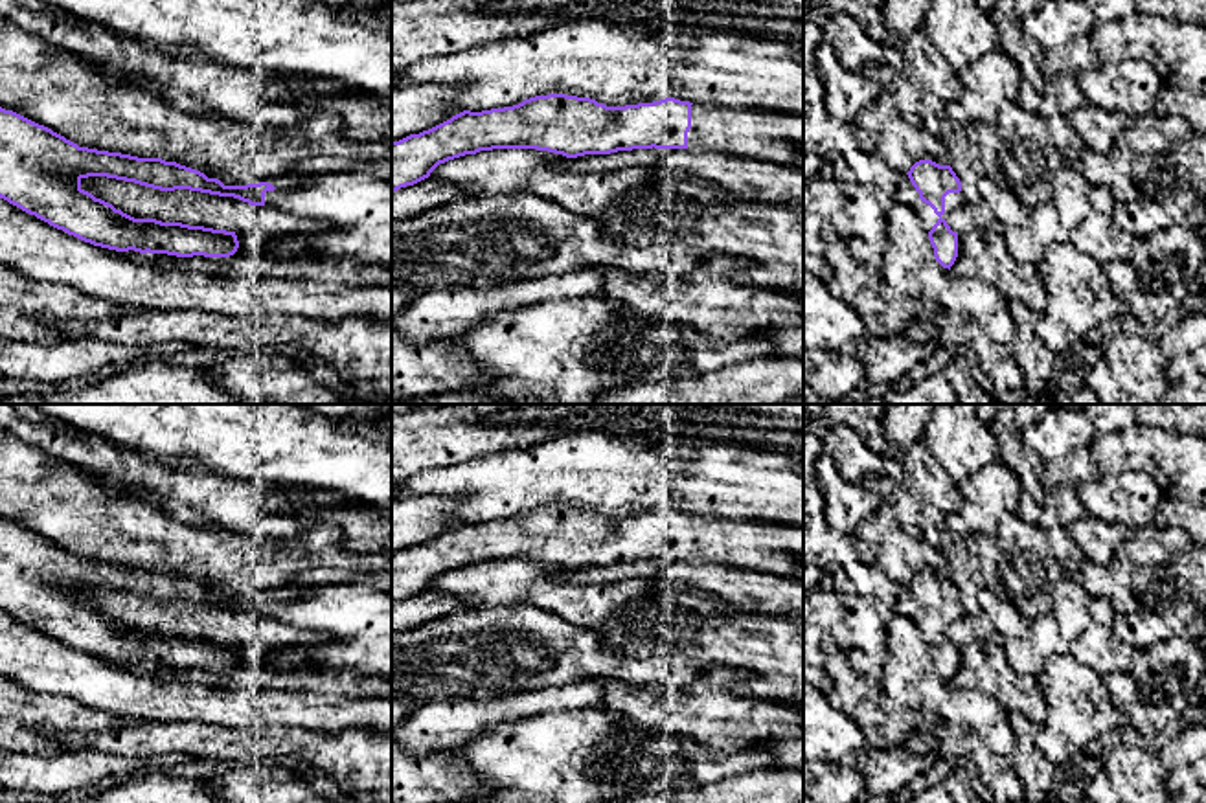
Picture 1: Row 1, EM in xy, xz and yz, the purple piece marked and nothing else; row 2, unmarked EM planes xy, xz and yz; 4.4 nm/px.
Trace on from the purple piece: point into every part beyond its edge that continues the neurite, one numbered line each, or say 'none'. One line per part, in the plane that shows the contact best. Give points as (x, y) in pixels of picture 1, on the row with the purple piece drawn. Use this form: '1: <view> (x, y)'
1: yz (953, 201)

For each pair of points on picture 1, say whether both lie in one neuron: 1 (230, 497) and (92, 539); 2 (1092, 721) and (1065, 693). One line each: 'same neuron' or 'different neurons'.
1: different neurons
2: same neuron

